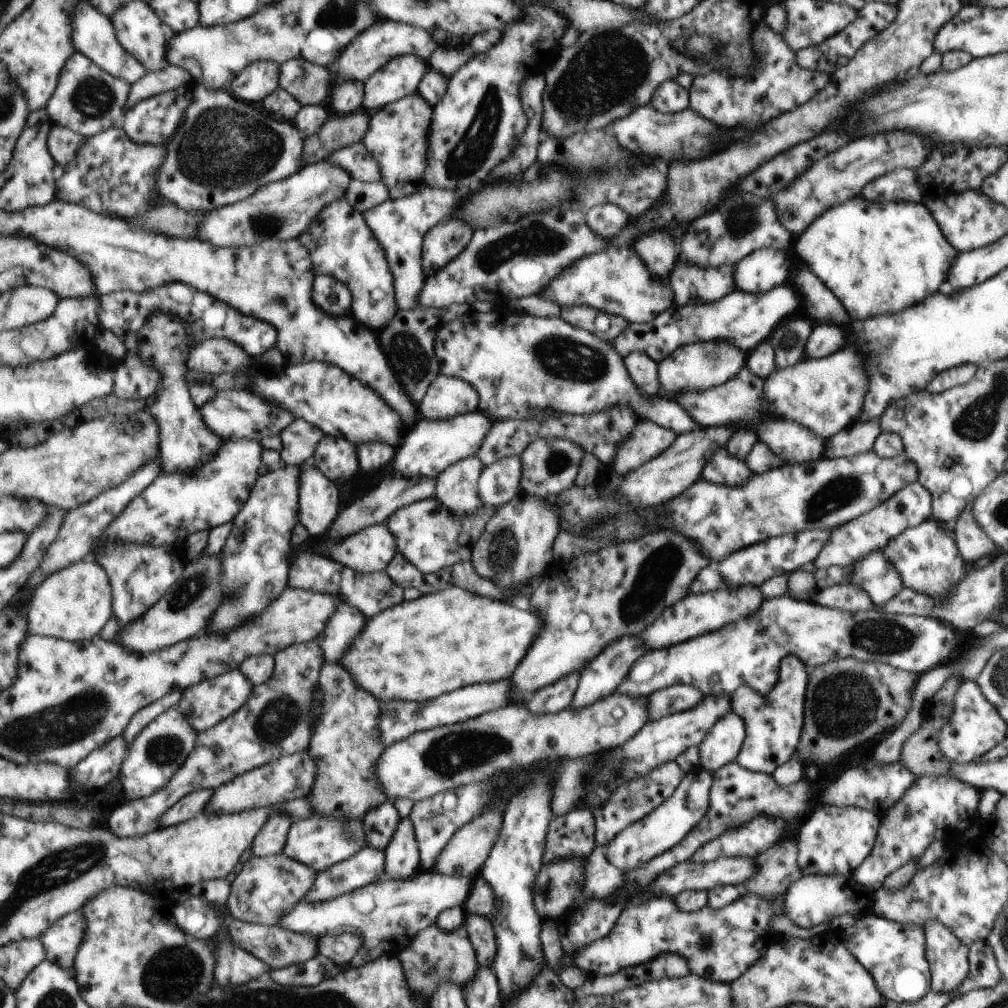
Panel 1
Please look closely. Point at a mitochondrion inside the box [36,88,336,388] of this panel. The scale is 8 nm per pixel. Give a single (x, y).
(197, 163)

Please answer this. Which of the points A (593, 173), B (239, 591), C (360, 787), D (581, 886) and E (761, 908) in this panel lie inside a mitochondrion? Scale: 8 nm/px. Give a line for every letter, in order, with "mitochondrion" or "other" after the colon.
A: mitochondrion
B: mitochondrion
C: mitochondrion
D: other
E: mitochondrion

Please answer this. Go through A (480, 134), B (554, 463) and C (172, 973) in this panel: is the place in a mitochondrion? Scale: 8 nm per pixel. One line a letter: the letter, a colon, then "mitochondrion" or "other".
A: mitochondrion
B: mitochondrion
C: mitochondrion

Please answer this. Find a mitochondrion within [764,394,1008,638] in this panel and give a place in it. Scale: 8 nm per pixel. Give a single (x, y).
(841, 492)

